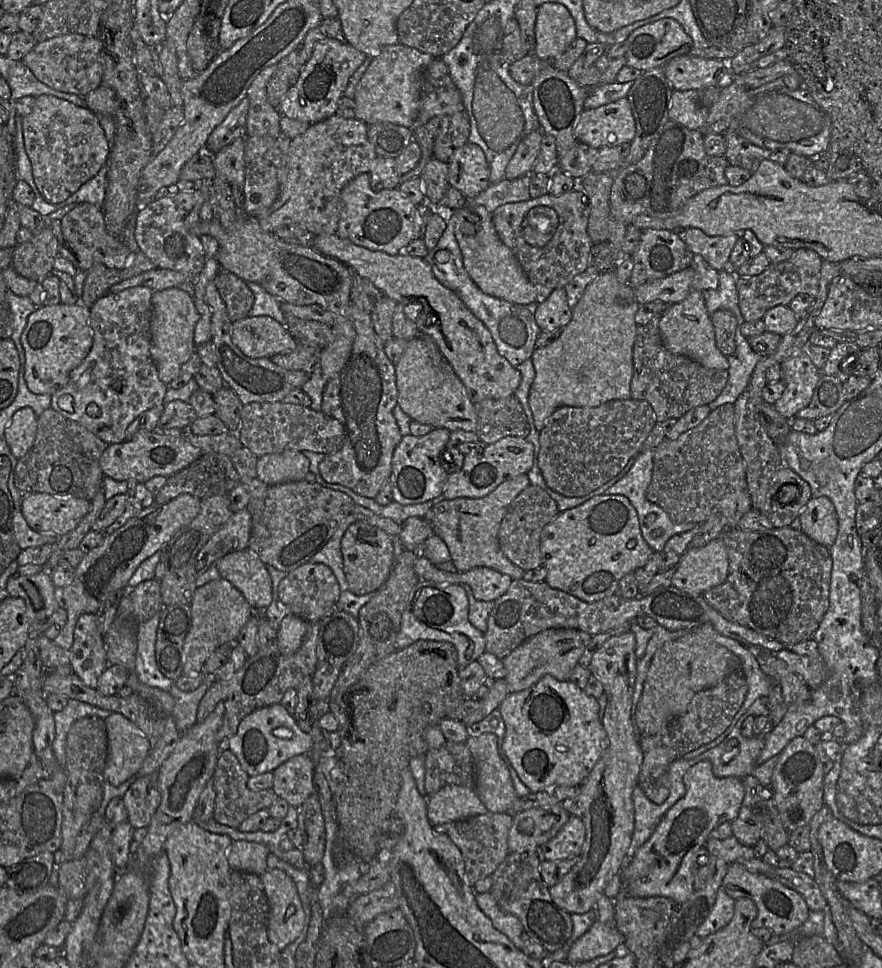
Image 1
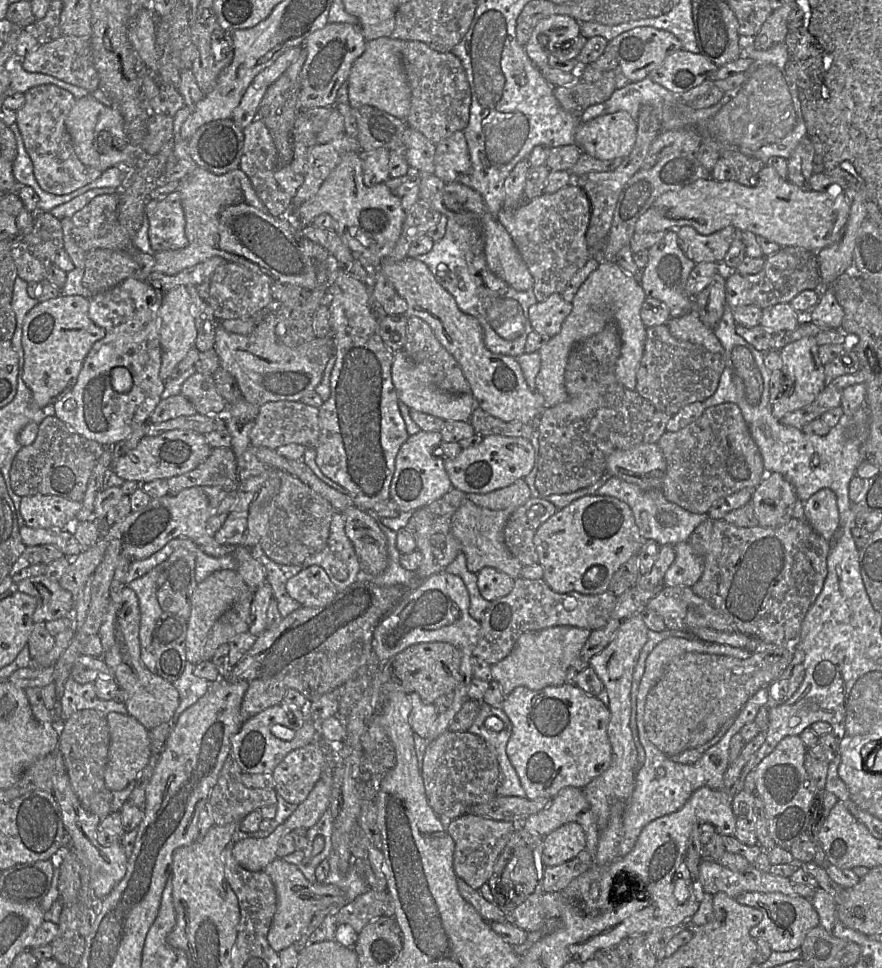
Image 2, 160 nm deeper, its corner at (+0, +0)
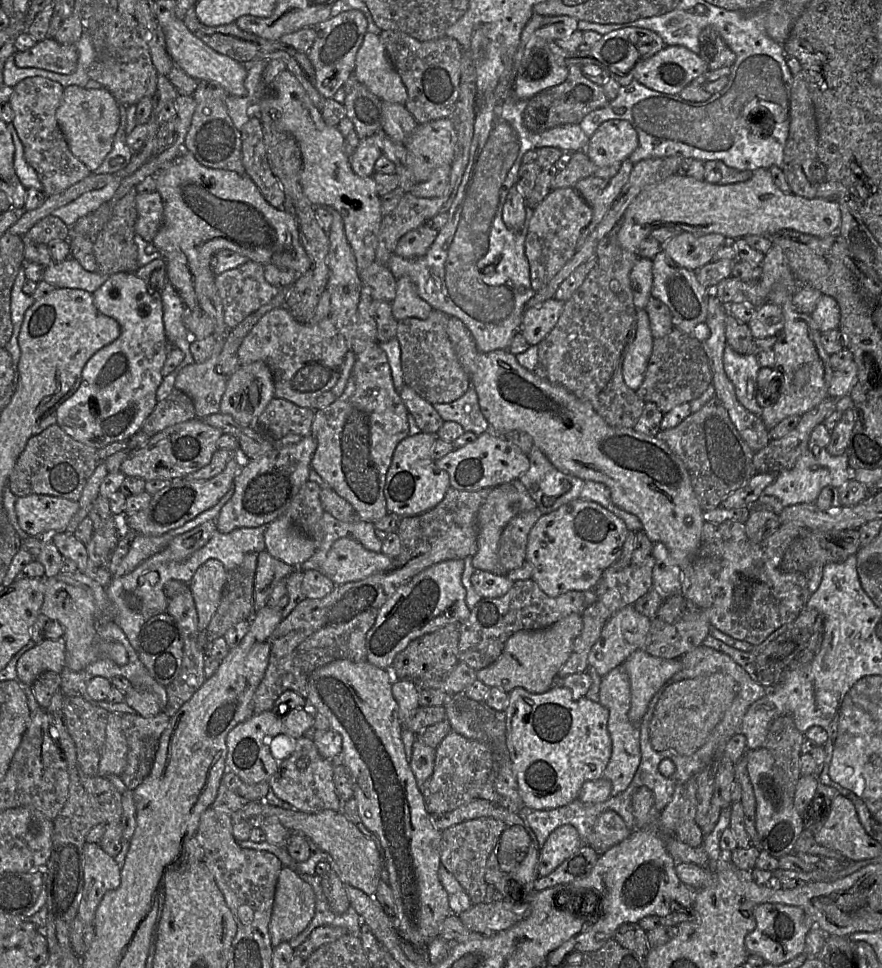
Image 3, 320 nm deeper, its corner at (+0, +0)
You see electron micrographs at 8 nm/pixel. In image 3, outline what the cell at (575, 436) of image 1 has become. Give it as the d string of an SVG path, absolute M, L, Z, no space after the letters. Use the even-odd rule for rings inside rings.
M621 220L599 242L596 249L596 266L571 298L564 303L564 309L557 324L537 347L539 367L544 370L548 381L564 387L579 399L589 402L608 425L634 428L644 410L645 402L625 384L622 366L637 329L637 309L633 301L630 272L635 261L640 257L637 257L636 253L621 248L617 238L620 228Z

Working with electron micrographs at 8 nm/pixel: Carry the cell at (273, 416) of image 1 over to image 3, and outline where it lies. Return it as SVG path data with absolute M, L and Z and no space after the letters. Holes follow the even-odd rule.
M274 397L254 427L271 442L278 442L288 434L301 437L312 435L314 418L314 409L300 407L288 400Z

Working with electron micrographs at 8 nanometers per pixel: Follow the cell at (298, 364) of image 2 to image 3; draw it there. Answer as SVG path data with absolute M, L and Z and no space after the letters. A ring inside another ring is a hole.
M278 308L265 314L244 338L238 349L238 358L240 365L256 361L267 364L274 380L275 398L285 399L300 407L316 411L317 398L324 392L330 391L336 384L348 351L344 336L330 317L317 323L302 324L297 322L286 308Z

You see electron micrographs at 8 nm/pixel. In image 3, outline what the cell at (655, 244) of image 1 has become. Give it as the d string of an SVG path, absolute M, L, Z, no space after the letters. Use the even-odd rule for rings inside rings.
M663 249L653 258L652 264L652 297L668 307L674 328L703 342L708 337L705 322L708 314L708 299L712 289L700 285L696 272L678 265Z

